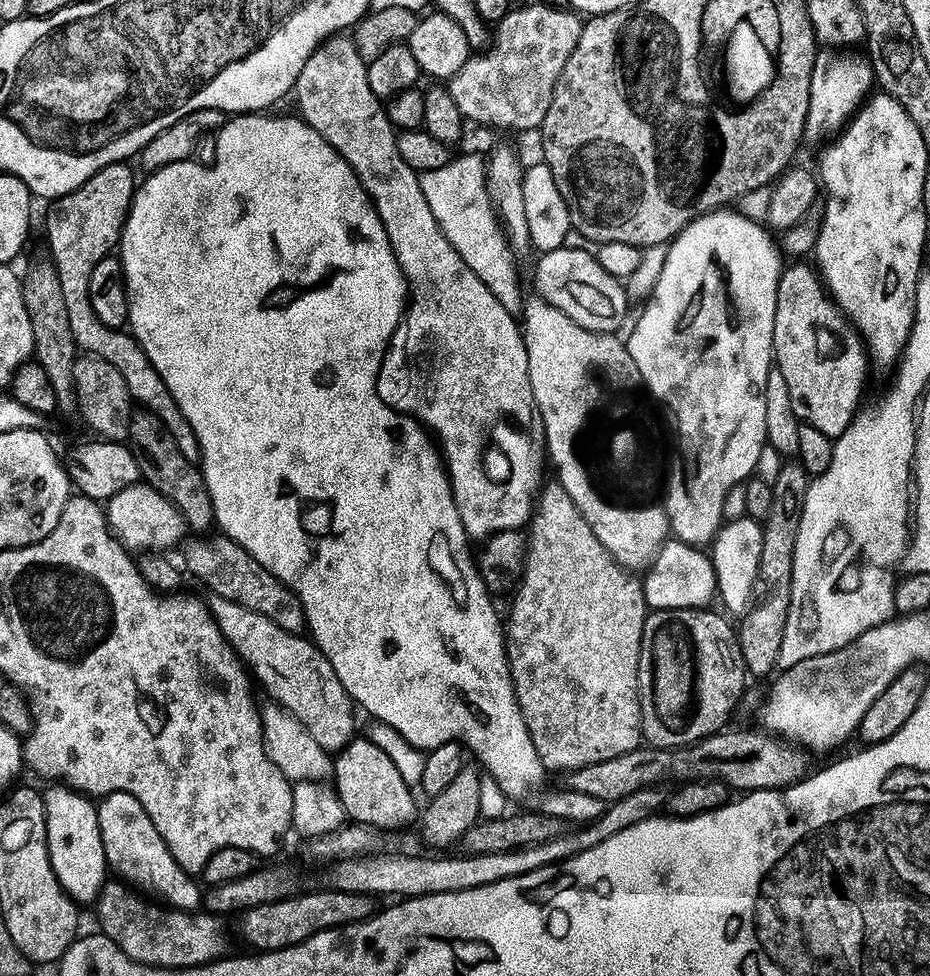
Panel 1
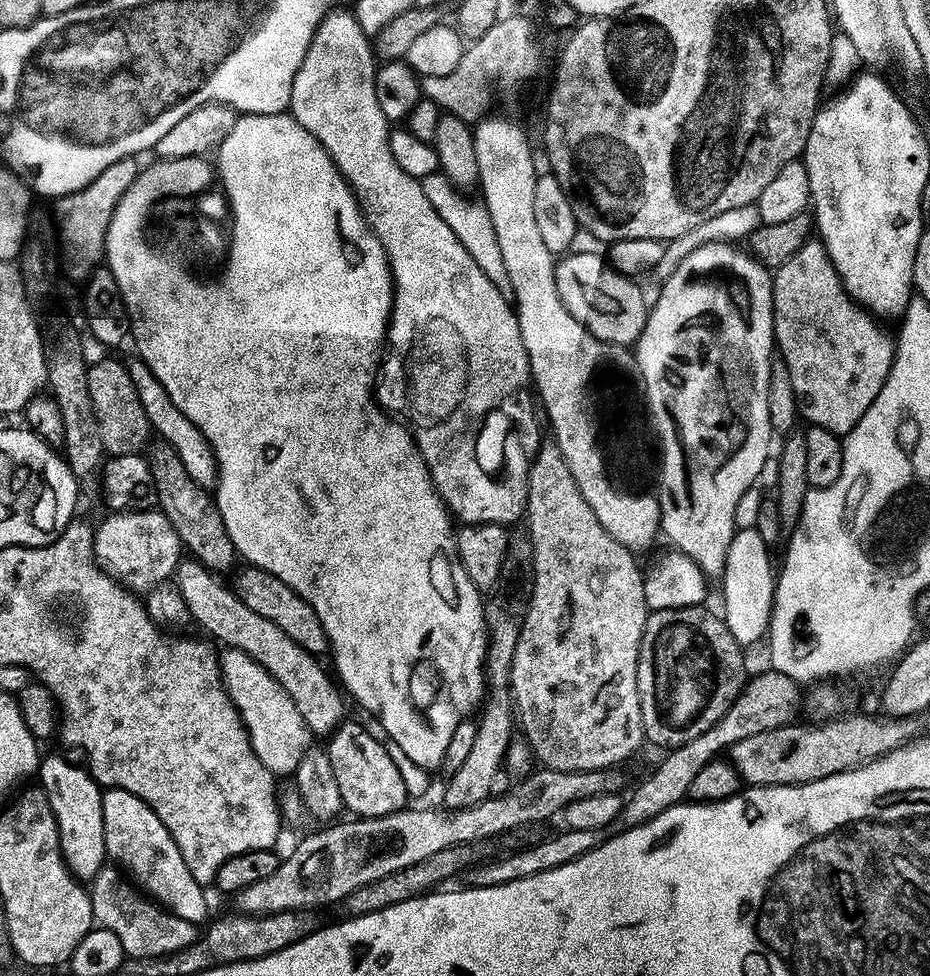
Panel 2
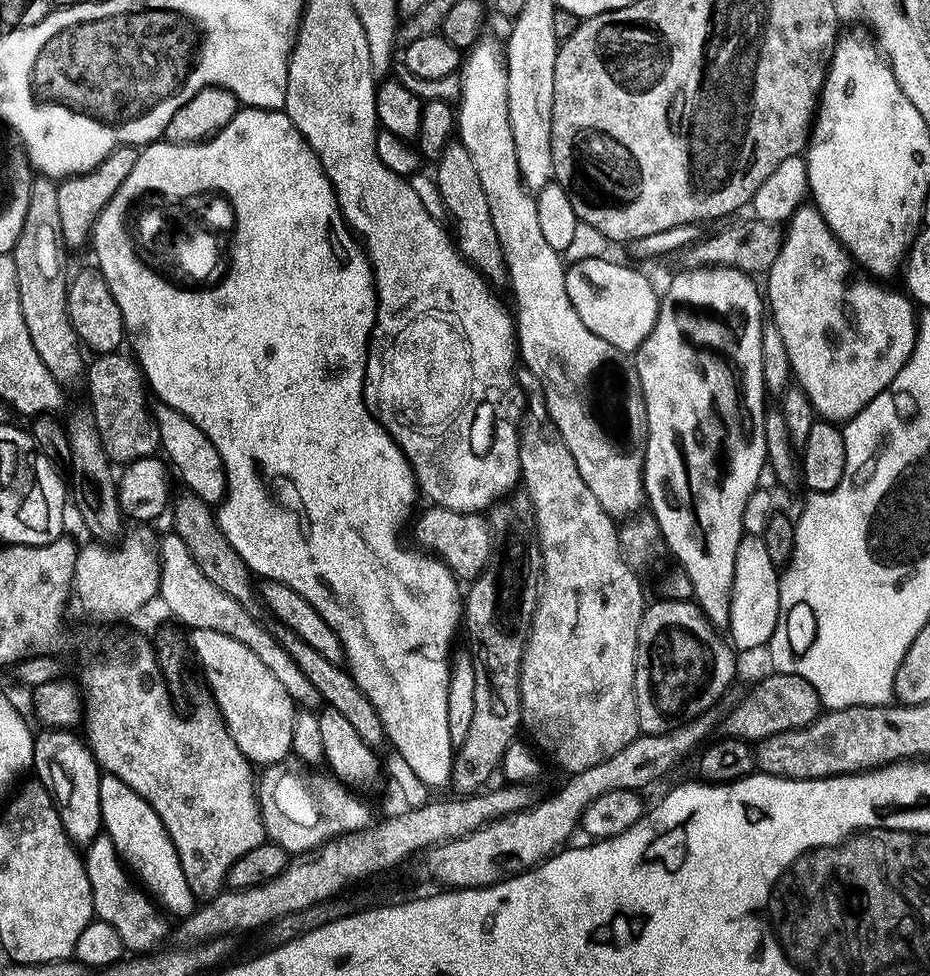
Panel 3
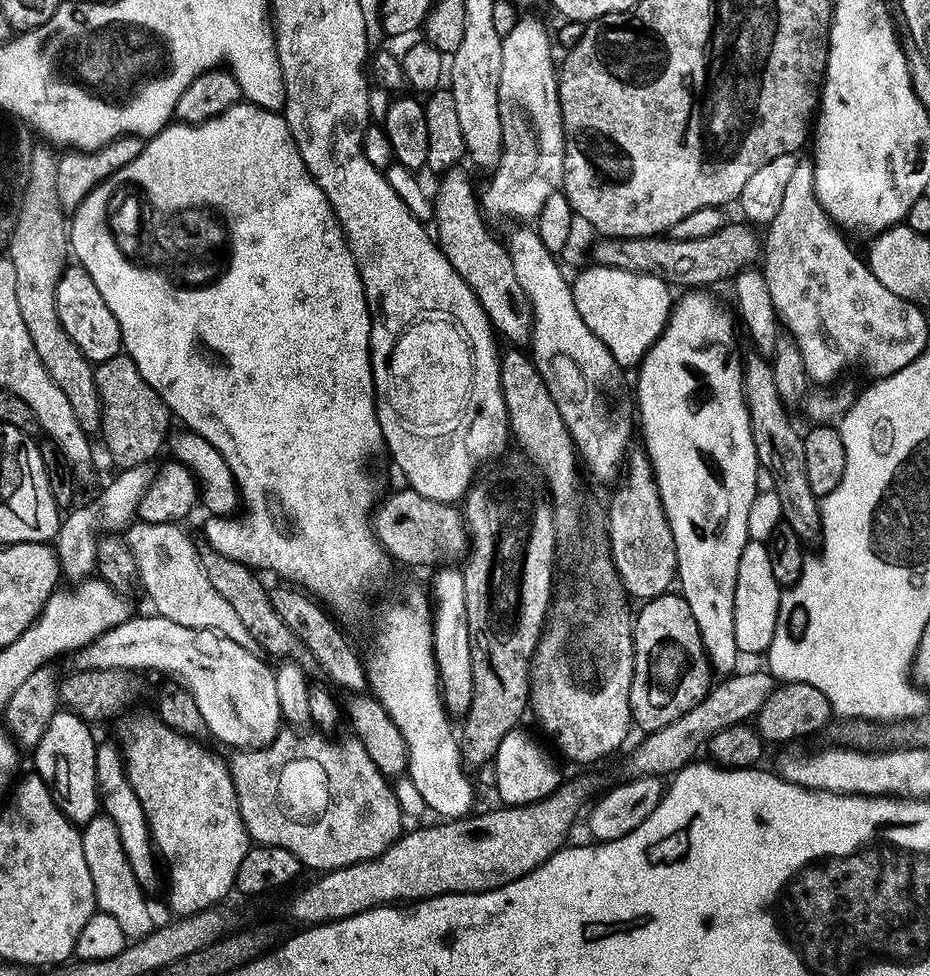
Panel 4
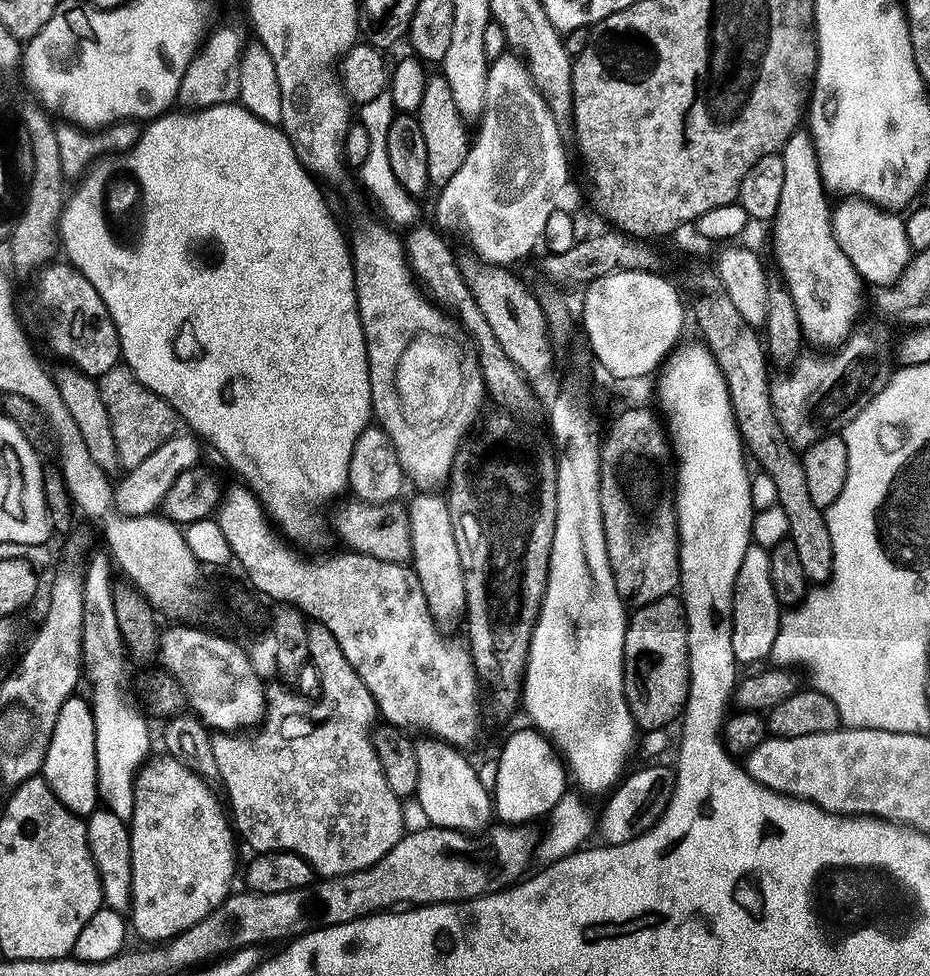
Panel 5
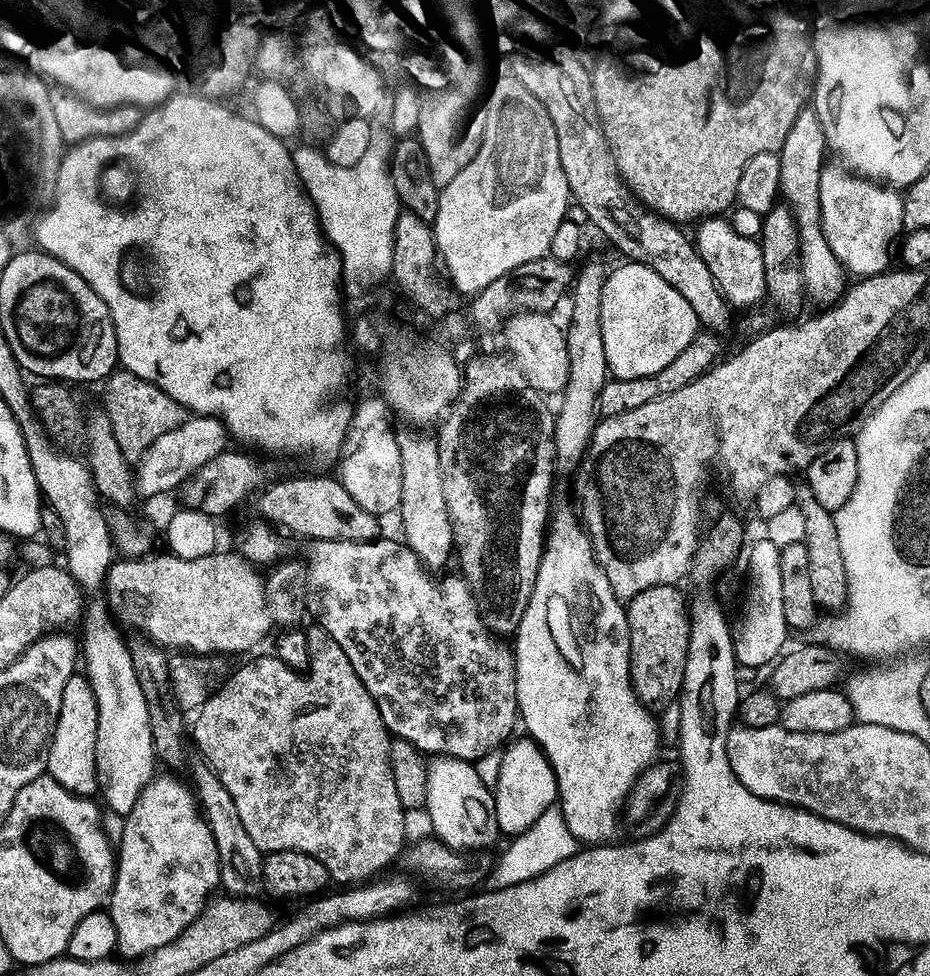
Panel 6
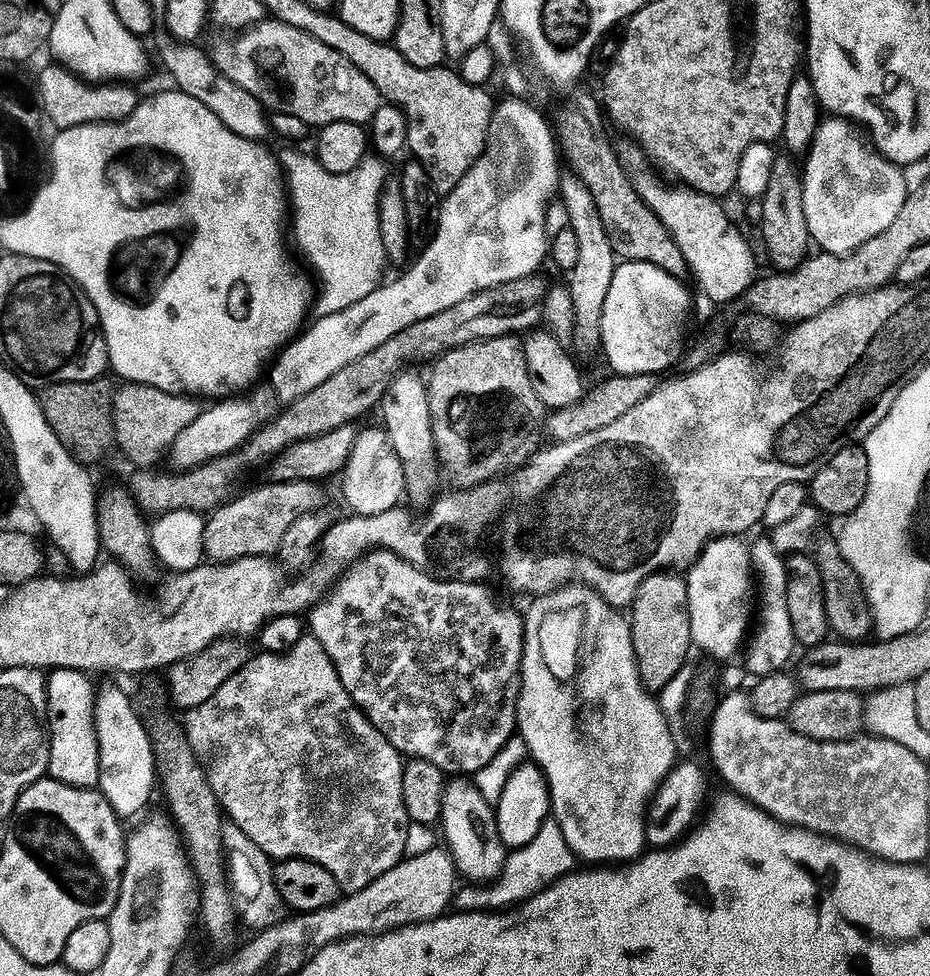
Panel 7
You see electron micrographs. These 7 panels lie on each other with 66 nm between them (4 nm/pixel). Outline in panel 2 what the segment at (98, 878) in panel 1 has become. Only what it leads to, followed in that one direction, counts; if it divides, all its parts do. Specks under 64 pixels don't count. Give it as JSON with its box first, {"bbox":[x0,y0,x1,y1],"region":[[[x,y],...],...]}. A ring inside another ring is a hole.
{"bbox":[39,755,106,882],"region":[[[46,755],[39,761],[39,787],[43,788],[56,819],[60,835],[60,855],[69,872],[81,882],[91,882],[106,862],[102,798],[104,793],[87,767],[71,764],[60,756]]]}

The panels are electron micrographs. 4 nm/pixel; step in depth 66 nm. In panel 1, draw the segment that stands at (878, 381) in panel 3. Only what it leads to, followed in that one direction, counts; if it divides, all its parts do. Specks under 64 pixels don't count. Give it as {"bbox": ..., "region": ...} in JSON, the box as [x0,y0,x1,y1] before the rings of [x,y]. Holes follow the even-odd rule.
{"bbox":[772,262,870,438],"region":[[[792,262],[780,273],[772,355],[775,367],[786,378],[790,406],[794,406],[800,423],[837,438],[850,426],[861,407],[860,395],[868,380],[870,357],[859,332],[828,295],[819,271],[811,263],[804,263],[808,262]]]}

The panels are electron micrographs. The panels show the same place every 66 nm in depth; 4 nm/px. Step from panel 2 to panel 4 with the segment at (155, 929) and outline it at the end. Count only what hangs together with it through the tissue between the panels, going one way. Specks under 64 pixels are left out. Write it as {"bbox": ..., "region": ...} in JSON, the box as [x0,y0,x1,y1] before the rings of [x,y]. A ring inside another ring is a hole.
{"bbox":[80,814,154,938],"region":[[[98,814],[91,822],[83,825],[80,837],[82,850],[86,854],[86,867],[90,869],[90,878],[94,878],[97,909],[110,914],[110,918],[122,926],[125,937],[139,938],[151,934],[154,927],[152,908],[144,897],[145,889],[136,880],[134,870],[128,867],[128,859],[118,838],[118,826],[114,826],[110,817]]]}

